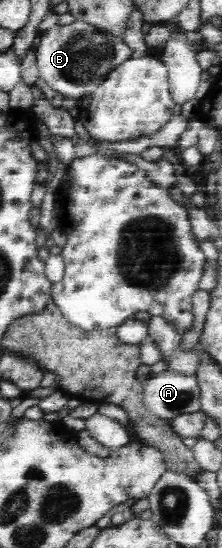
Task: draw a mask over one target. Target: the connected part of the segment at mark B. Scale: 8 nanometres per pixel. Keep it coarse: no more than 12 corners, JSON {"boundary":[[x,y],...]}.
{"boundary":[[88,23],[55,24],[35,50],[38,74],[86,100],[133,58]]}

